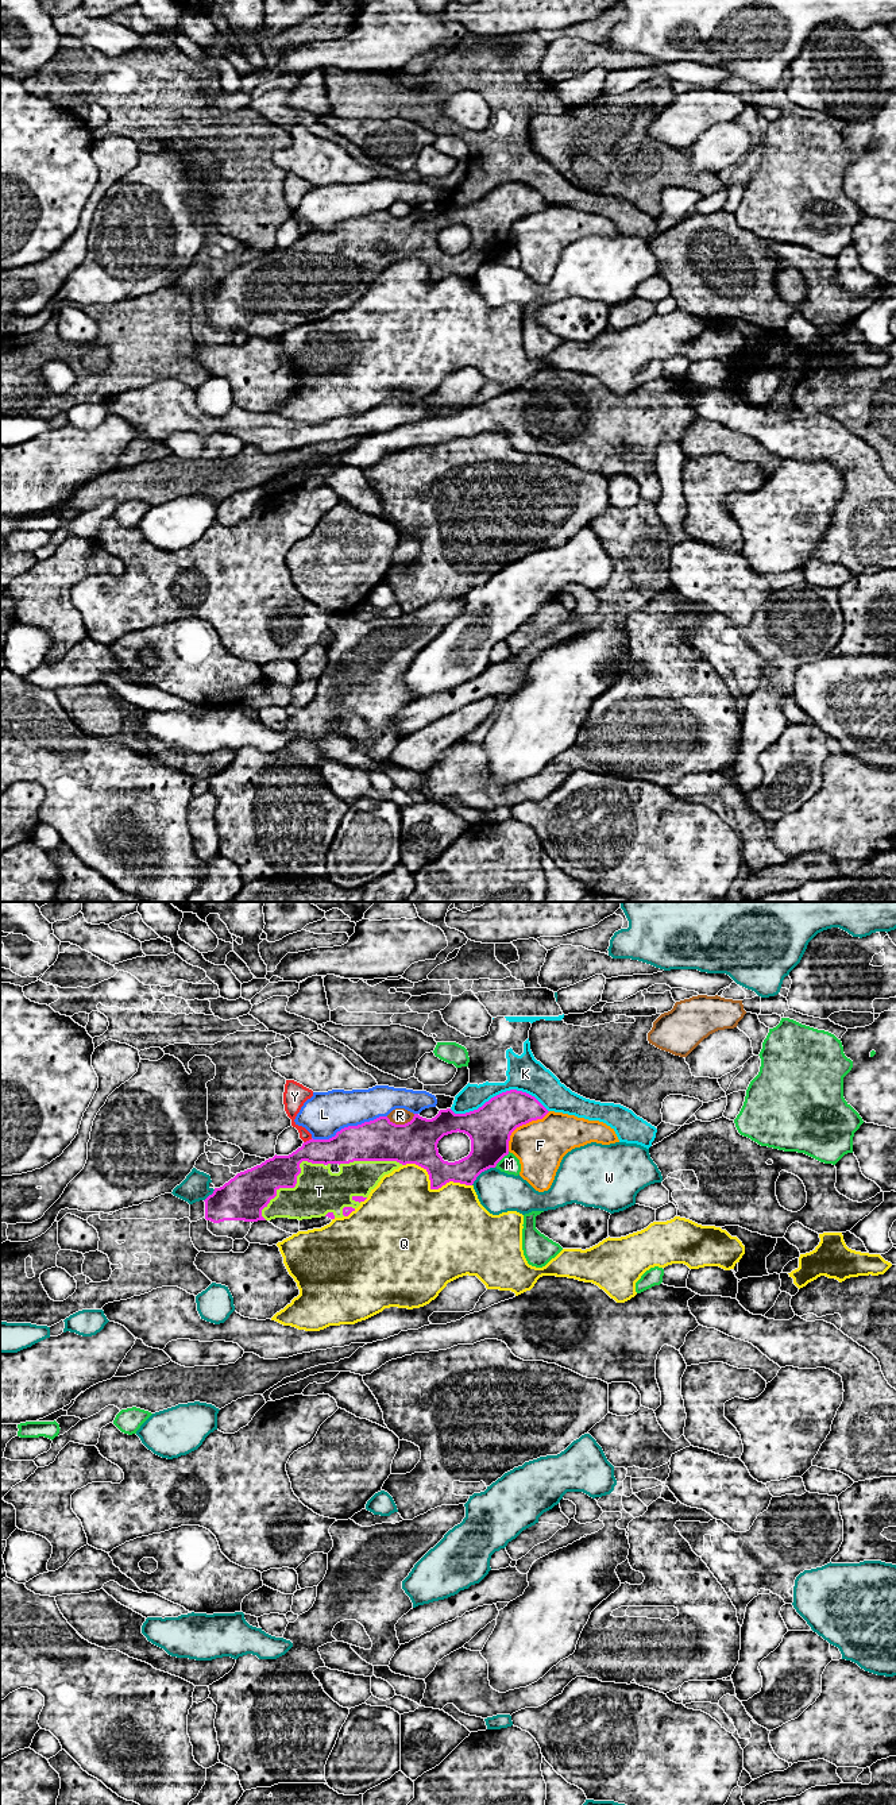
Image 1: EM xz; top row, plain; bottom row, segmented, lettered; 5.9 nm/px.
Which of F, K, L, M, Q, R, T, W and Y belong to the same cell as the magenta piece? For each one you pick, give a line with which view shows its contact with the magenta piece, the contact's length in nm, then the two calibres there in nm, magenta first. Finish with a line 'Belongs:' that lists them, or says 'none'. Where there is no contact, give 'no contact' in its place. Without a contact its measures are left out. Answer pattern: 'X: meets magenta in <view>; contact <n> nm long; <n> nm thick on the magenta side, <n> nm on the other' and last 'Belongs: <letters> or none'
T: meets magenta in xz; contact 500 nm long; 240 nm thick on the magenta side, 280 nm on the other
Belongs: T

